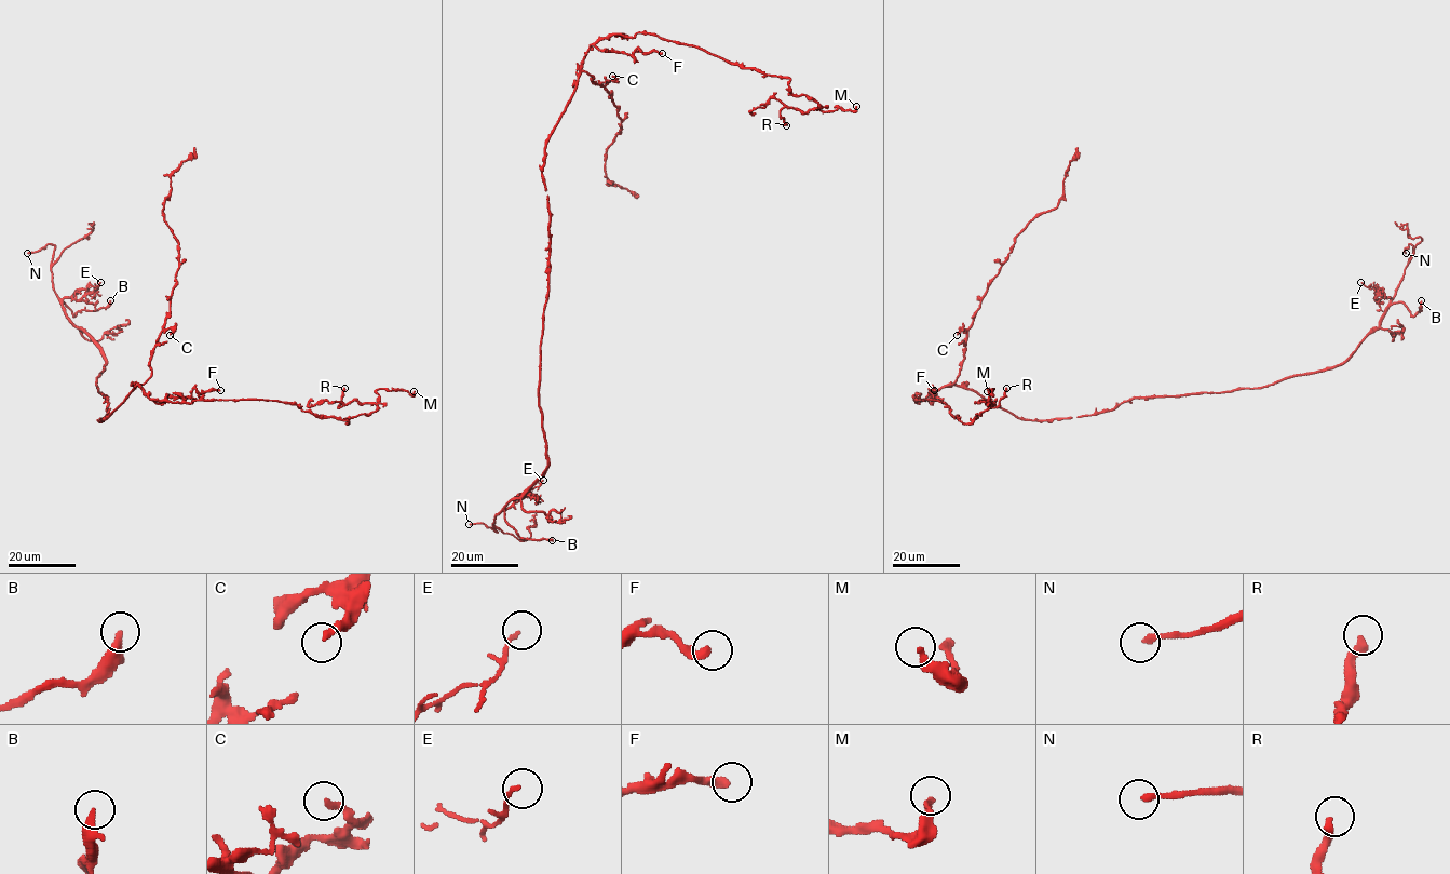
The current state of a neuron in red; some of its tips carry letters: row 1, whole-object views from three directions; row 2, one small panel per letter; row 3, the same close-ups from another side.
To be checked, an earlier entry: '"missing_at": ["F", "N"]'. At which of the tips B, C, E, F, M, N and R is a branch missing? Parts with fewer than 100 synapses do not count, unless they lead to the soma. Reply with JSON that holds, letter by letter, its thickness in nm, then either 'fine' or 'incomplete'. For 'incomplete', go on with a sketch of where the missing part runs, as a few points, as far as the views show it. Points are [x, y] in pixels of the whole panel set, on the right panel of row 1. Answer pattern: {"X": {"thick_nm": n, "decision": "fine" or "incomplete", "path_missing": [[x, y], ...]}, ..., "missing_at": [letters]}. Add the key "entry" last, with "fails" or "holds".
{"B": {"thick_nm": 320, "decision": "fine"}, "C": {"thick_nm": 280, "decision": "fine"}, "E": {"thick_nm": 130, "decision": "fine"}, "F": {"thick_nm": 320, "decision": "fine"}, "M": {"thick_nm": 240, "decision": "fine"}, "N": {"thick_nm": 220, "decision": "incomplete", "path_missing": [[1406, 253], [1398, 250], [1398, 244], [1393, 240], [1391, 251], [1398, 257]]}, "R": {"thick_nm": 280, "decision": "fine"}, "missing_at": ["N"], "entry": "fails"}

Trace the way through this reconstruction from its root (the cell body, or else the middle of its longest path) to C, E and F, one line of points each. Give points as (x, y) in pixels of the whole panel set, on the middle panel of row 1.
C: (542, 174), (545, 140), (580, 74), (591, 75), (600, 84), (612, 81), (612, 76)
E: (542, 174), (550, 212), (550, 255), (540, 344), (539, 407), (547, 468), (504, 509), (525, 497), (543, 480)
F: (542, 174), (545, 140), (574, 92), (588, 48), (594, 44), (600, 51), (631, 54), (638, 48), (662, 53)

